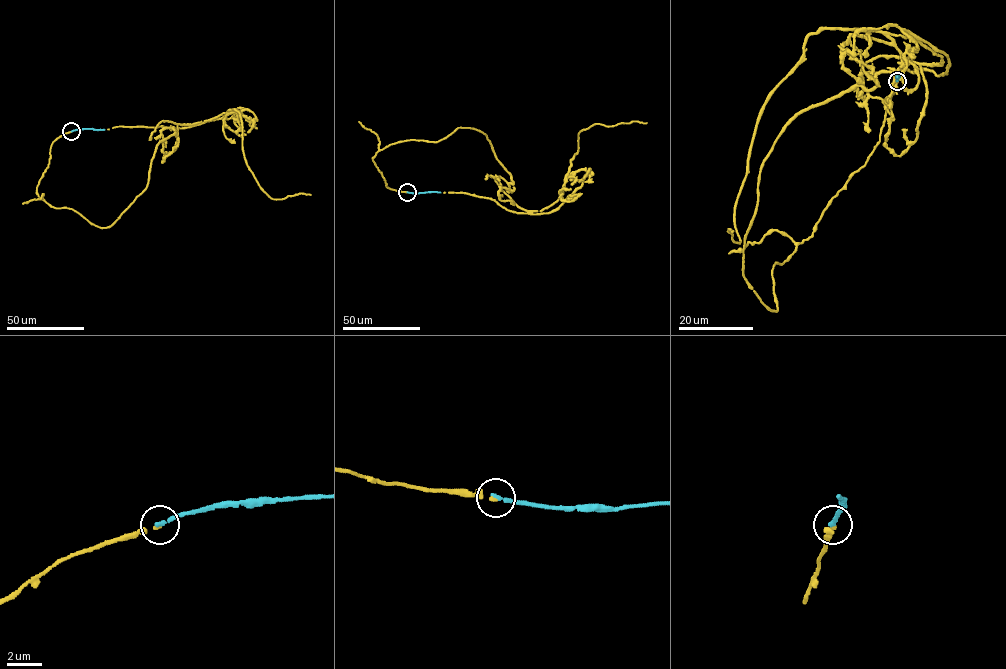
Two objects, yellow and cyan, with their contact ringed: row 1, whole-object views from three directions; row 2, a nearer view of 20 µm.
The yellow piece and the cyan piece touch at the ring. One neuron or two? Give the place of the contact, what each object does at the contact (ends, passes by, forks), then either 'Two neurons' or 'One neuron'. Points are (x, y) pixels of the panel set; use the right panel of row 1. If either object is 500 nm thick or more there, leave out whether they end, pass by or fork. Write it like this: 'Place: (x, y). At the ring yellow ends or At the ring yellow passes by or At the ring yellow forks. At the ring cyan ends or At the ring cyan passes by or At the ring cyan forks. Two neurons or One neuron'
Place: (897, 81). At the ring yellow ends. At the ring cyan ends. One neuron

